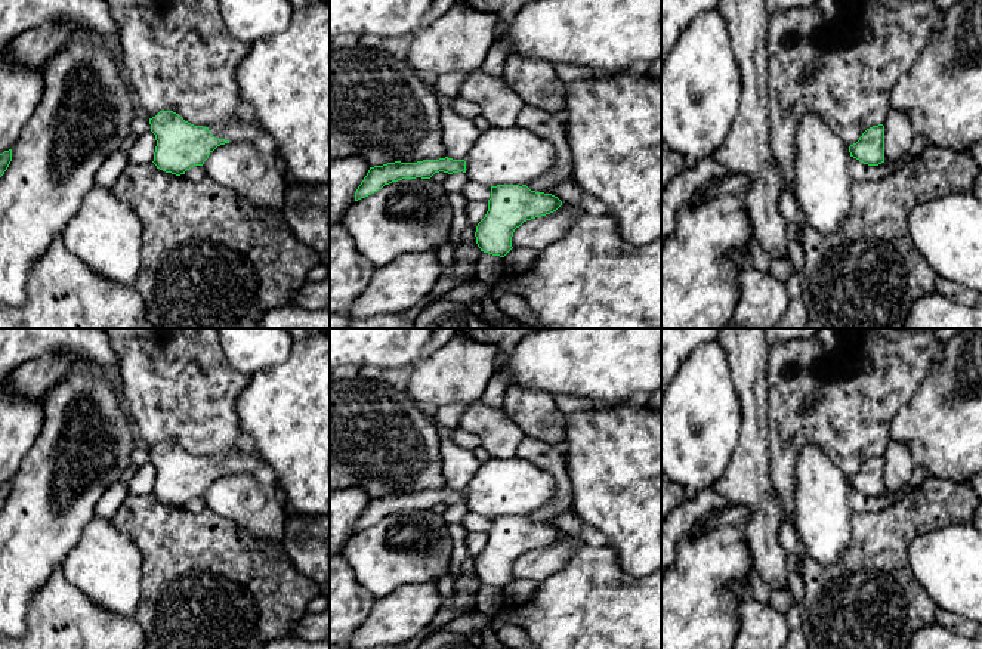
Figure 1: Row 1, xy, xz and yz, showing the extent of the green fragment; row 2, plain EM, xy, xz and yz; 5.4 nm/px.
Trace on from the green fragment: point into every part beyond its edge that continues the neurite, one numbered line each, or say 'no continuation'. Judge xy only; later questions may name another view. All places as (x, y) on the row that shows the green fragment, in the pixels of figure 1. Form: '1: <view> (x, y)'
1: xy (238, 130)

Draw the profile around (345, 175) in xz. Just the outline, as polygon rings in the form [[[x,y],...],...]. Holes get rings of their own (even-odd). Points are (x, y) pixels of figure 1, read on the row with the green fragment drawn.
[[[355,155],[348,160],[330,160],[330,226],[342,225],[368,170],[367,161]]]

